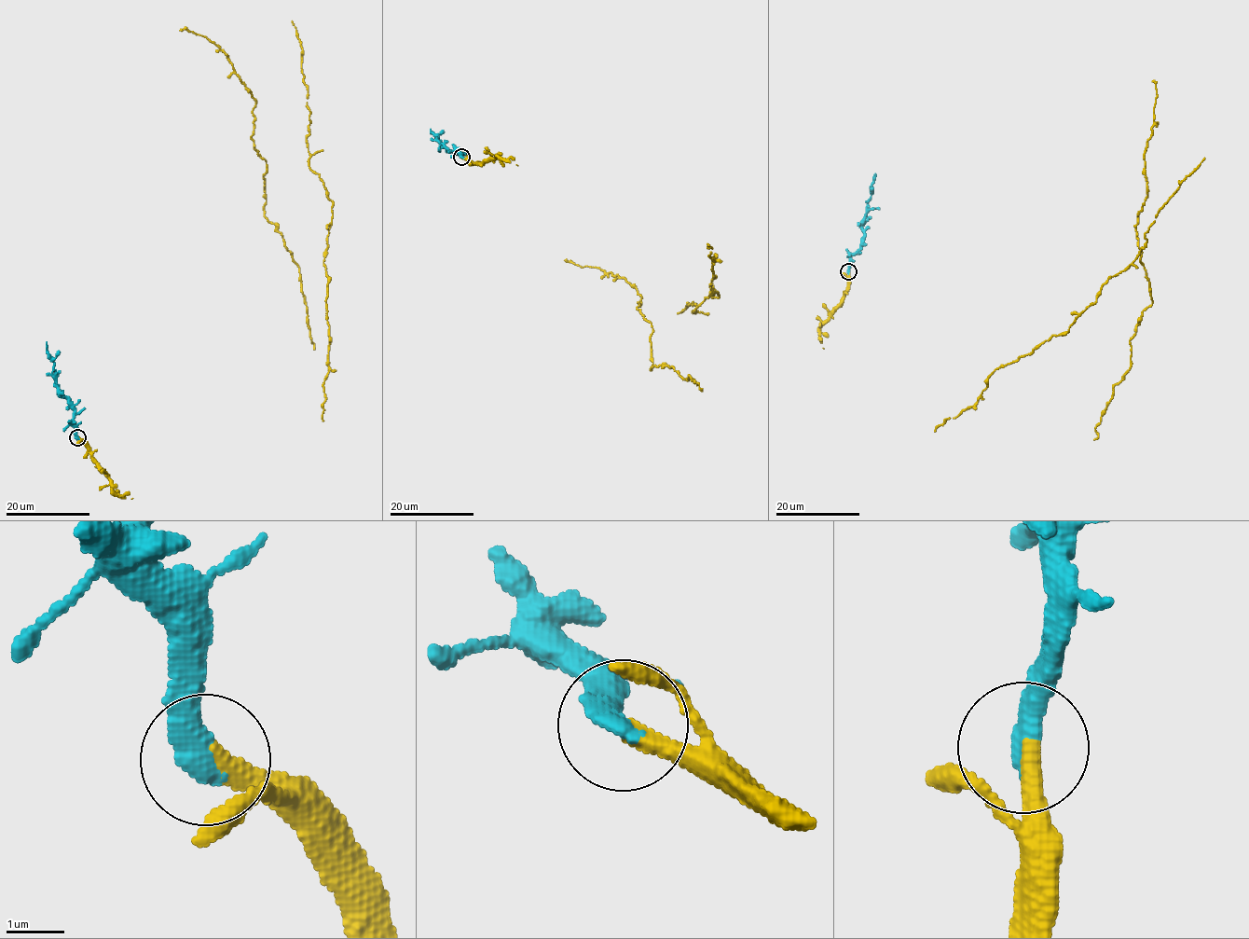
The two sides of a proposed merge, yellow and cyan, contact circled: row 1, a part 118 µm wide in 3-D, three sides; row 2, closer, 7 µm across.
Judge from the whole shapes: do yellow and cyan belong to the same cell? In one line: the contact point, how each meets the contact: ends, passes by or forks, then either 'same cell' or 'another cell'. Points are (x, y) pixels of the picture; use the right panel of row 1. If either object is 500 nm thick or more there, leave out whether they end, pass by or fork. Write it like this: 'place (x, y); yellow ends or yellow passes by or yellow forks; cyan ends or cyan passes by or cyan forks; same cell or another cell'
place (848, 271); yellow ends; cyan ends; same cell

